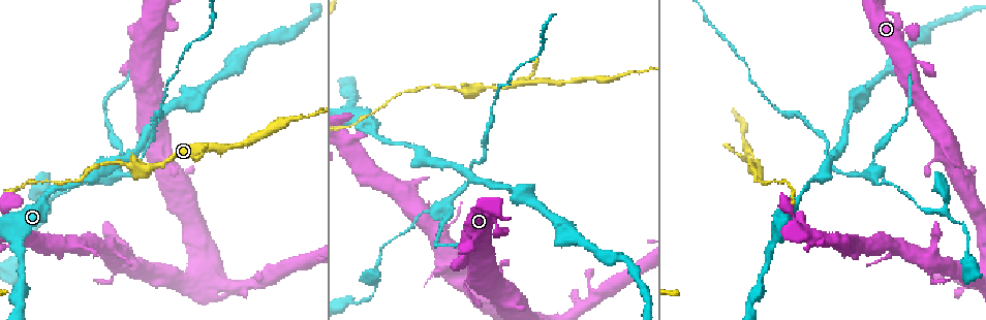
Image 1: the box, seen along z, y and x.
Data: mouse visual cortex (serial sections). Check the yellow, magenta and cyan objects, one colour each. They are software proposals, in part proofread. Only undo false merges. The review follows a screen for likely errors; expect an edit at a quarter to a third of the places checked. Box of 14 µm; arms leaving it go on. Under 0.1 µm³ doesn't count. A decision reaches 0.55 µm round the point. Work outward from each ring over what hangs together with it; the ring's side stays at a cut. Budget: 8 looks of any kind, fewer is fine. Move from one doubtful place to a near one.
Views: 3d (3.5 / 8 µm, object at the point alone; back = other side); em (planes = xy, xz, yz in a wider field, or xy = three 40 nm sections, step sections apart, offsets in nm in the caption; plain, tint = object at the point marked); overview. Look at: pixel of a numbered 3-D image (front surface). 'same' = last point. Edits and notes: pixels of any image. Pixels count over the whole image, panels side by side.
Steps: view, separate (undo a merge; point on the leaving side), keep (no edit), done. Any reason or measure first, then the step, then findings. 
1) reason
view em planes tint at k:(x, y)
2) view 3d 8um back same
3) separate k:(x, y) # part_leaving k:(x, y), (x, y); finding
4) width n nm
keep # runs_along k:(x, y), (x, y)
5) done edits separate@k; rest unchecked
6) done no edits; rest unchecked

sharp bend
view 3d 3.5um at 1:(461, 170)

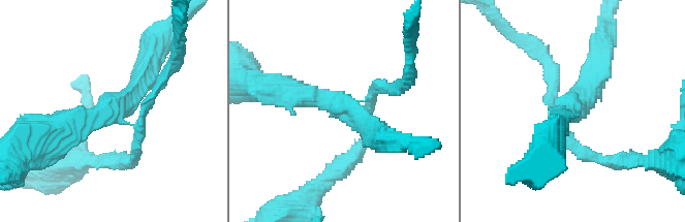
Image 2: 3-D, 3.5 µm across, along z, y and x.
arms 4; arm_widths 150, 200, 300, 300 nm
view em xy step 3 tint at 2:(571, 107)

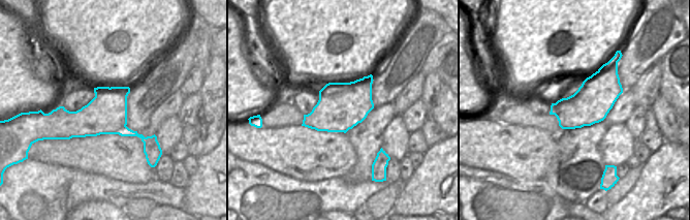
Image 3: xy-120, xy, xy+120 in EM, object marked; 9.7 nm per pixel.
keep # runs_along 2:(53, 131), (120, 108), (152, 64); all the same cell

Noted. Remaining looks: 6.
three arms meet
view 3d 3.5um at 1:(943, 209)

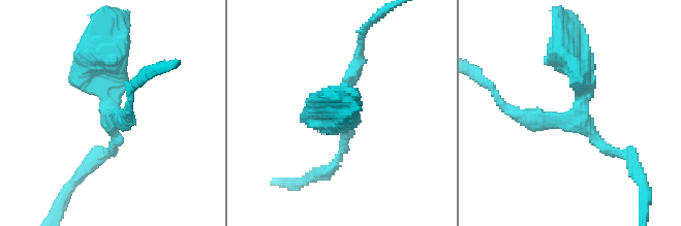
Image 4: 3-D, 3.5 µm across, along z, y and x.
arms 3; arm_widths 150, 200, 350 nm
view em xy step 1 tint at 4:(110, 119)

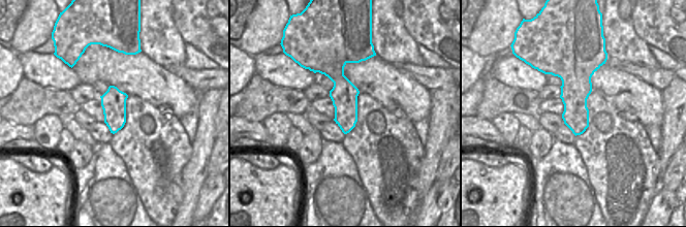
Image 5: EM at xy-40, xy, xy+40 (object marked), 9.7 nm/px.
view em xy step 5 tint same

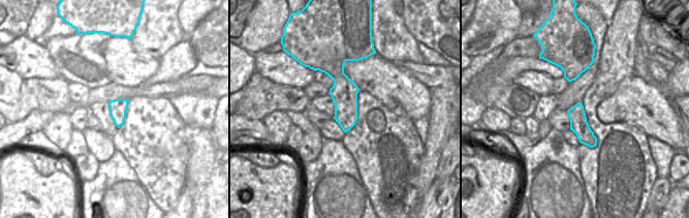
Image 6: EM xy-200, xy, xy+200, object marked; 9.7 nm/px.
keep # runs_along 6:(337, 56), (346, 128); continuous, no second cell

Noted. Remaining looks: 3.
thick turns thin
view 3d 3.5um at 1:(748, 169)

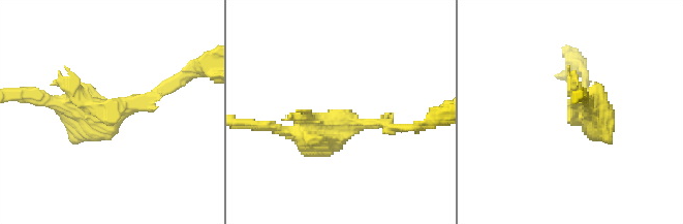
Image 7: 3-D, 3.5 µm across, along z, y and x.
arm_widths 150, 450 nm; now the EM
view em xy step 3 tint at 7:(354, 123)

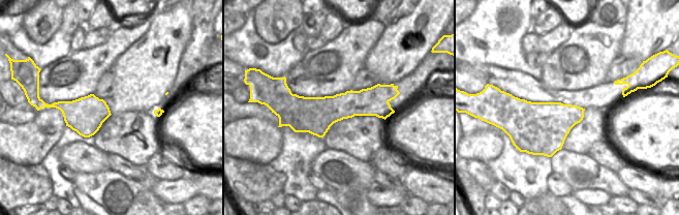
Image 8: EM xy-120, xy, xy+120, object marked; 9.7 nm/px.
width 360 nm
separate 7:(104, 124) # part_leaving 7:(135, 101), (91, 115), (43, 98); two cells meet here

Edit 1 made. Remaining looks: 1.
done edits separate@7; rest unchecked

